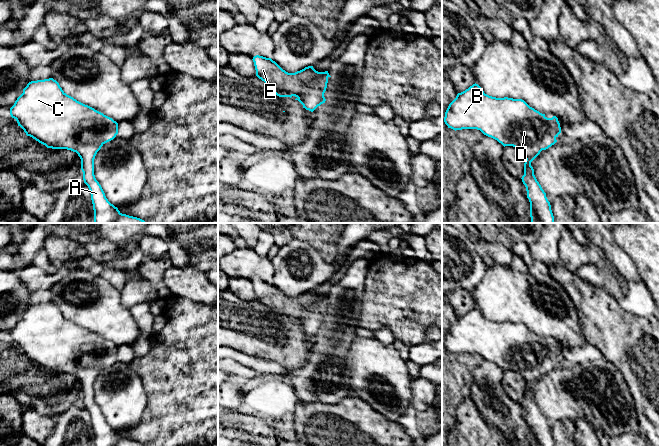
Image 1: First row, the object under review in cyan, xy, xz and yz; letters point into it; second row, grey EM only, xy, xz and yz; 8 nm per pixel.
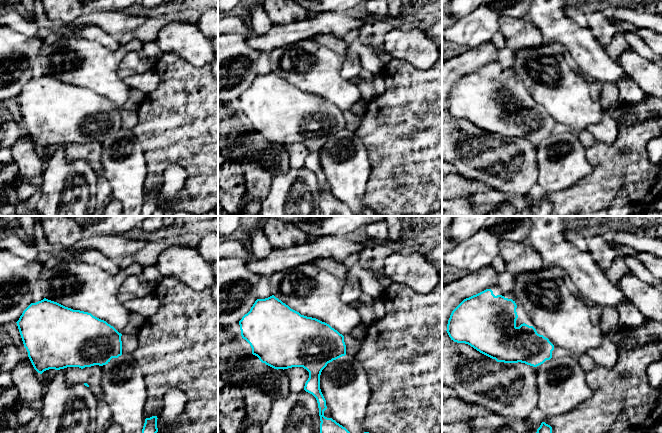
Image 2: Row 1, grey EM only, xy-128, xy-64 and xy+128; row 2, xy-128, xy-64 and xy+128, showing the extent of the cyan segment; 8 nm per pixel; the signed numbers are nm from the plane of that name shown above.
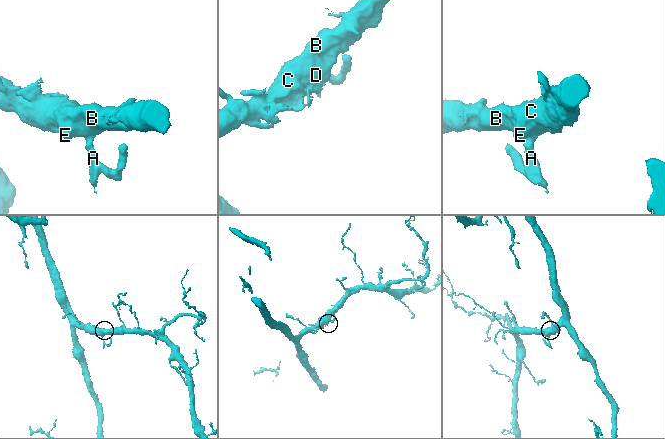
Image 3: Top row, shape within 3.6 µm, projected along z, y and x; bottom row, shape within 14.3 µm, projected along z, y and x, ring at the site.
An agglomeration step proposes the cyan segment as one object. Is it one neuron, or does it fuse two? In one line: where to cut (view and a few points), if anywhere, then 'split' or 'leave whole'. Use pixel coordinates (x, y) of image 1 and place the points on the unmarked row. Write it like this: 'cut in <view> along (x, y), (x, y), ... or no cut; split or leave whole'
no cut; leave whole

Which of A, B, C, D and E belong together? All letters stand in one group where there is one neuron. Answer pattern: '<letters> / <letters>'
A B C D E

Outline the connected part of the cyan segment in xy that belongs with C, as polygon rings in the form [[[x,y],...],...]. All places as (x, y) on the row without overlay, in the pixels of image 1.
[[[53,302],[29,306],[10,332],[10,339],[27,360],[47,372],[67,373],[78,378],[83,404],[91,418],[94,446],[145,446],[140,442],[122,438],[111,428],[94,399],[94,383],[97,376],[118,358],[116,345],[67,319]]]

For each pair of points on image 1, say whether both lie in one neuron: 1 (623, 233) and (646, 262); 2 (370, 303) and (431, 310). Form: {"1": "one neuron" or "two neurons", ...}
{"1": "one neuron", "2": "one neuron"}

